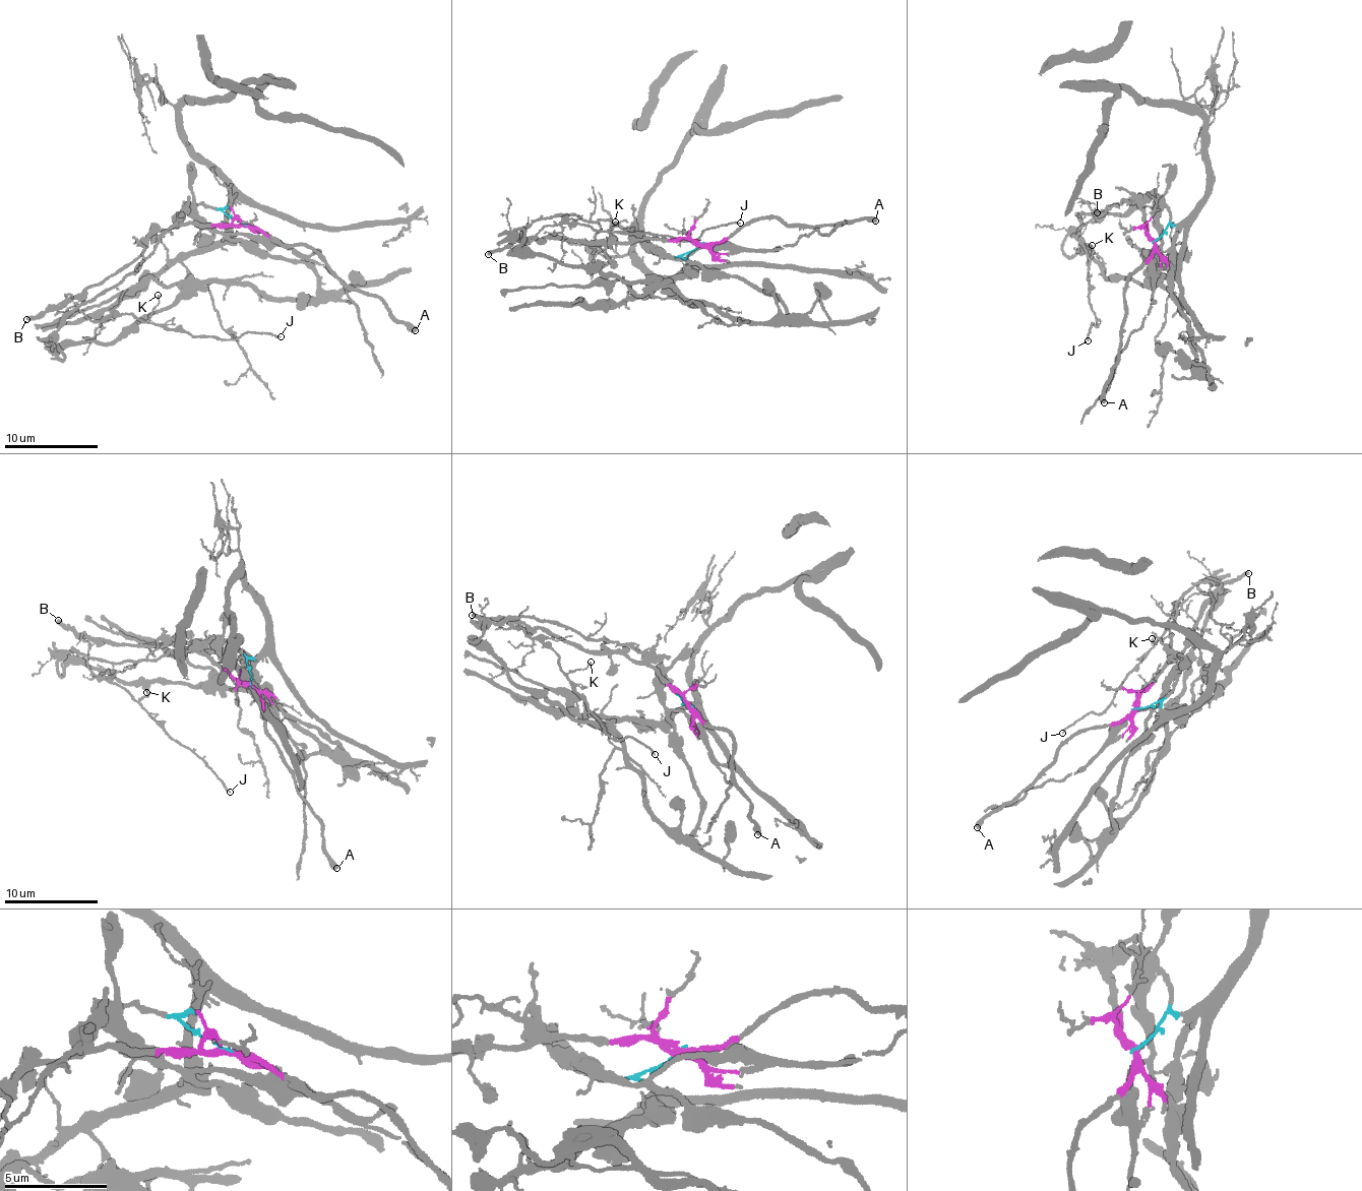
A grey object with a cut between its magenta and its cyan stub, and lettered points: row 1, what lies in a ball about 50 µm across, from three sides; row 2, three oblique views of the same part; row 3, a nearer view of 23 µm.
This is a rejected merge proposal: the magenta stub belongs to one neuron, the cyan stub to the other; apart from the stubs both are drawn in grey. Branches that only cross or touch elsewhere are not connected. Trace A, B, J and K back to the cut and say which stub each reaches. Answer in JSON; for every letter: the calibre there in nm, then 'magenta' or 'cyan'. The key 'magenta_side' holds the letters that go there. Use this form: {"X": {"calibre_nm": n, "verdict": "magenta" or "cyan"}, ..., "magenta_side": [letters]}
{"A": {"calibre_nm": 480, "verdict": "magenta"}, "B": {"calibre_nm": 280, "verdict": "magenta"}, "J": {"calibre_nm": 130, "verdict": "magenta"}, "K": {"calibre_nm": 130, "verdict": "magenta"}, "magenta_side": ["A", "B", "J", "K"]}

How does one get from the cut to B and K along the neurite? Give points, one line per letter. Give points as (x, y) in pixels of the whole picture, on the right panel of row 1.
B: (1154, 241), (1140, 202), (1122, 215), (1105, 213), (1094, 207), (1096, 212)
K: (1154, 241), (1140, 202), (1122, 215), (1104, 211), (1076, 234), (1089, 265), (1092, 245)

